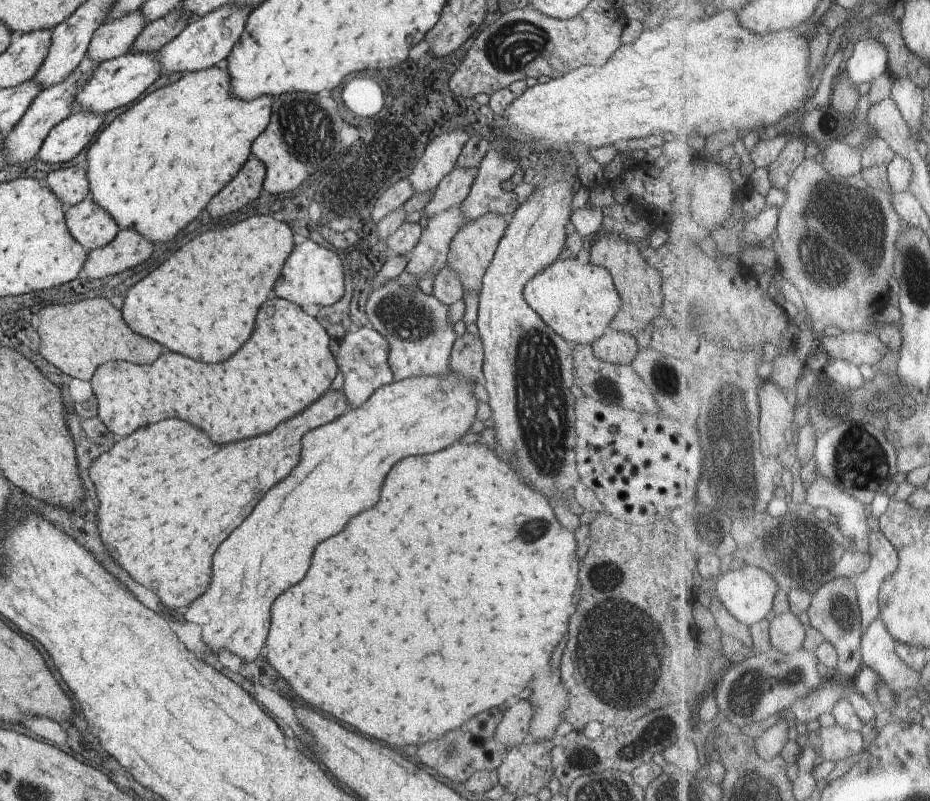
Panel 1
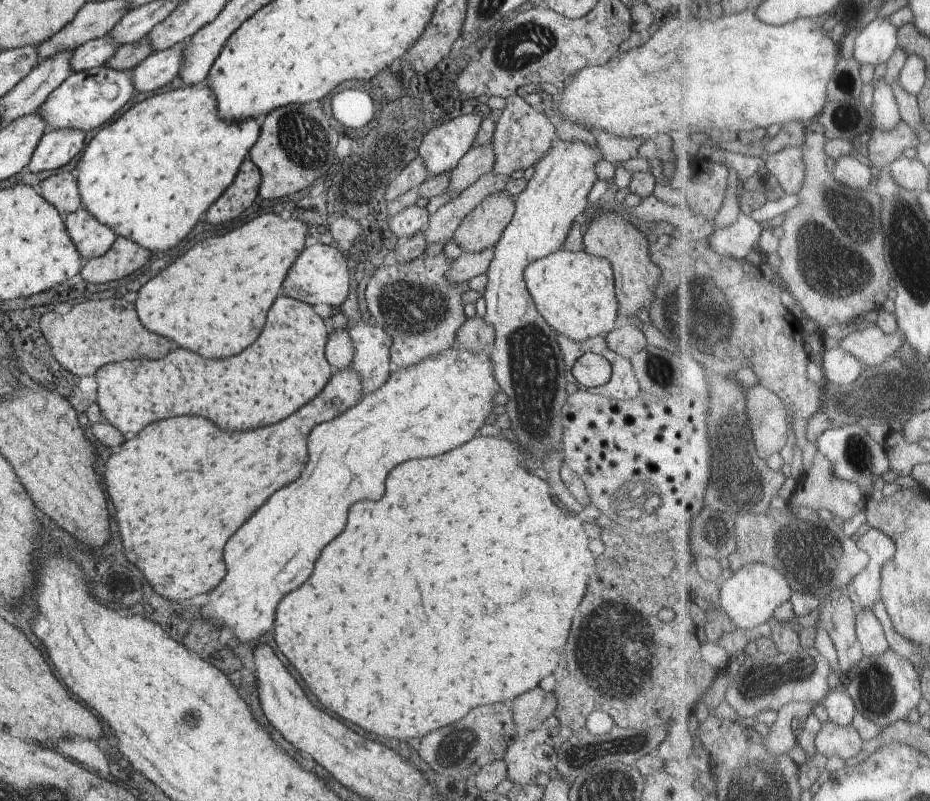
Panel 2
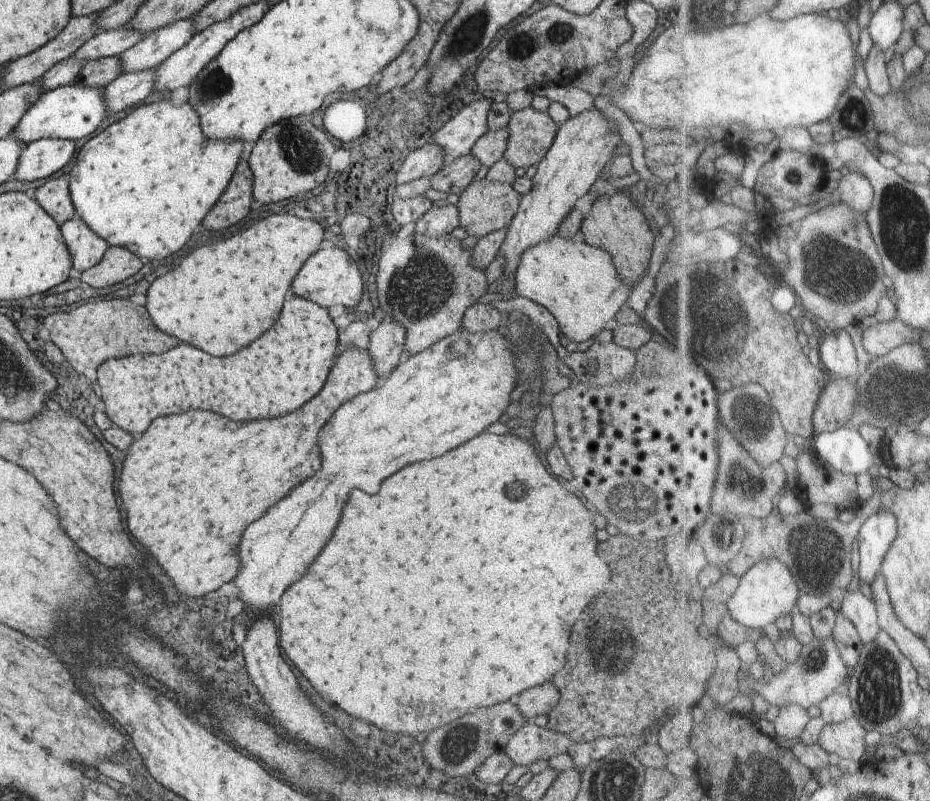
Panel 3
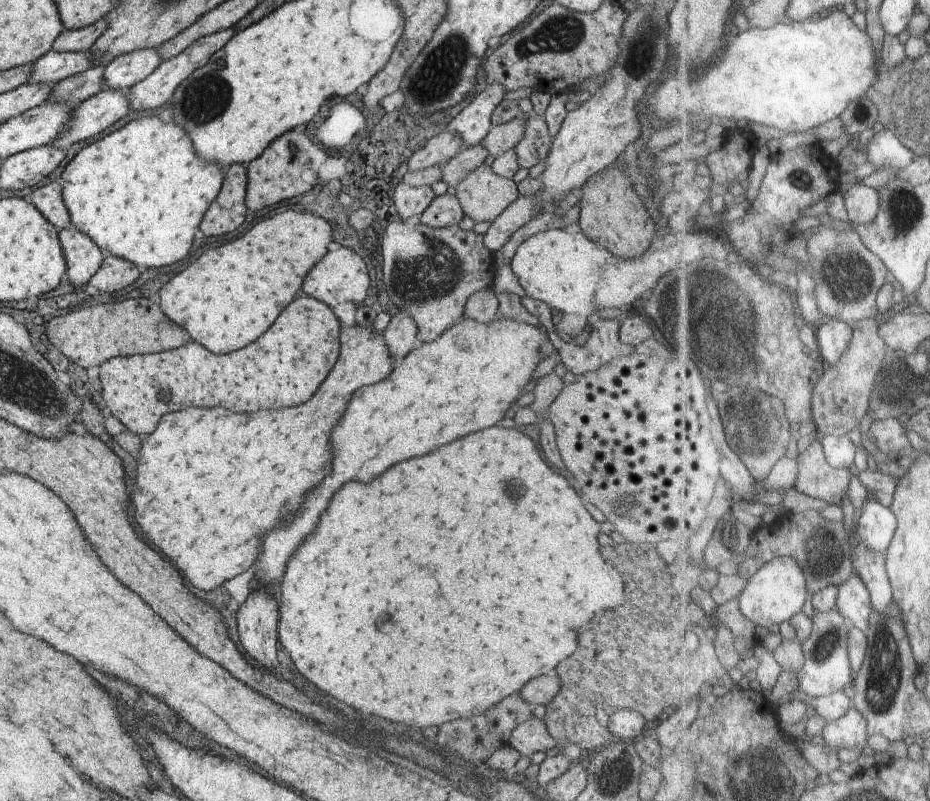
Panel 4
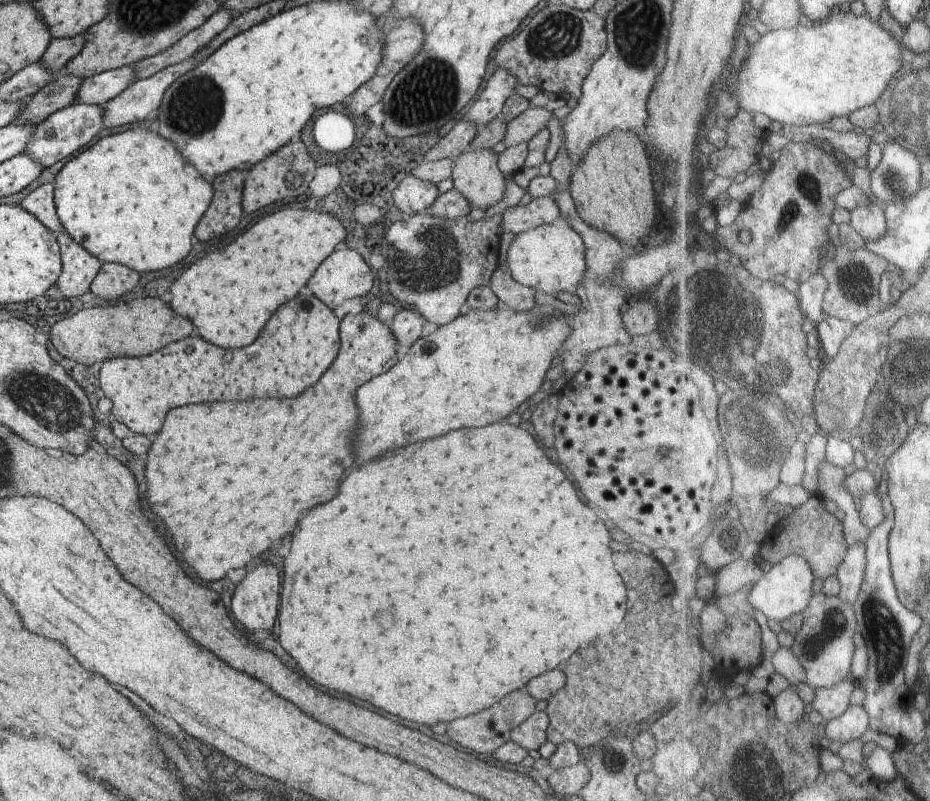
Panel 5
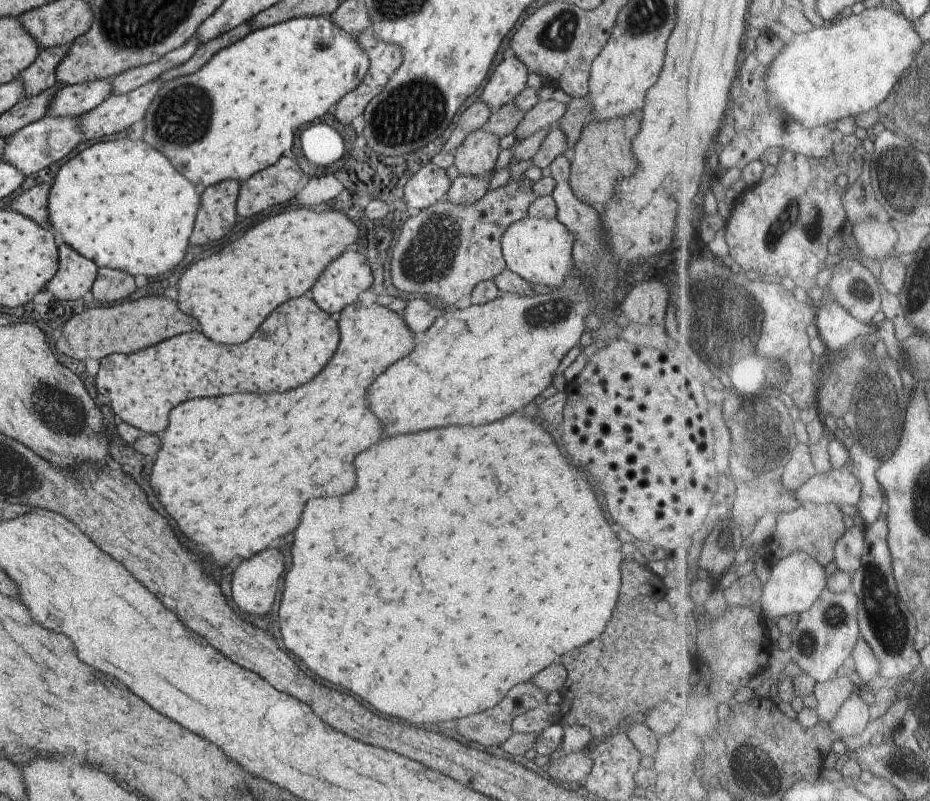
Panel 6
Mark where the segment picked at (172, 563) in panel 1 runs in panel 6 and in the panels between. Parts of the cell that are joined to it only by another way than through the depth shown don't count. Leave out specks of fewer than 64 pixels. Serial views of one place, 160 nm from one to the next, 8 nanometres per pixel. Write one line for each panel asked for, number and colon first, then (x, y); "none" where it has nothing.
2: (181, 487)
3: (191, 483)
4: (209, 483)
5: (211, 468)
6: (234, 472)

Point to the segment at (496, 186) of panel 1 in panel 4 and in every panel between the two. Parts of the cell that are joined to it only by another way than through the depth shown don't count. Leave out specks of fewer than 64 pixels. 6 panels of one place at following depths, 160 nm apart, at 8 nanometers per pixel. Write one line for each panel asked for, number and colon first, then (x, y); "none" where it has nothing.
2: (521, 136)
3: (529, 133)
4: (533, 147)

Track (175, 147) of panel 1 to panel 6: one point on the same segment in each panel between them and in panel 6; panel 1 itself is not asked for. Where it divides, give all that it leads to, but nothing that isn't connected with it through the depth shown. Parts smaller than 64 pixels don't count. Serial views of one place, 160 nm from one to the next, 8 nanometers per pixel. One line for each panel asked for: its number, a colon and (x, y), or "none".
2: (149, 175)
3: (143, 184)
4: (139, 193)
5: (131, 199)
6: (118, 203)

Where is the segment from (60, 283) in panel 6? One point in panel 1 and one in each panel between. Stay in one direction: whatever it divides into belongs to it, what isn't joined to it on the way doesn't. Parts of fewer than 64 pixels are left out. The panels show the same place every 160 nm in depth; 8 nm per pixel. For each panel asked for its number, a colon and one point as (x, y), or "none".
1: (87, 222)
2: (91, 238)
3: (86, 249)
4: (82, 258)
5: (78, 266)

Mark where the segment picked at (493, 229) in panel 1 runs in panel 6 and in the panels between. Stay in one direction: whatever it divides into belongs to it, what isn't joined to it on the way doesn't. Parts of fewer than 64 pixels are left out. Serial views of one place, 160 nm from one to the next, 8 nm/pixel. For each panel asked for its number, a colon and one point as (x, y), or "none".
2: (481, 228)
3: (484, 206)
4: (482, 195)
5: (475, 175)
6: (476, 156)

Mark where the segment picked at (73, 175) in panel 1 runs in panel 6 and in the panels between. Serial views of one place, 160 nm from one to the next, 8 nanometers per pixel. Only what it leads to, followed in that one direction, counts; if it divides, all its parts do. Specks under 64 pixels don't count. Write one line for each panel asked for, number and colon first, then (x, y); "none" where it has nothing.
2: (60, 190)
3: (52, 197)
4: (48, 200)
5: (39, 202)
6: (32, 203)

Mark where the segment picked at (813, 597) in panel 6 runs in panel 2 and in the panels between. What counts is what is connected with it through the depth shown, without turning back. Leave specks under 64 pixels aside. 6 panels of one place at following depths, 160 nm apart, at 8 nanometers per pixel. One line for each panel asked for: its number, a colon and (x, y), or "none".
2: (751, 598)
3: (769, 591)
4: (776, 593)
5: (787, 590)

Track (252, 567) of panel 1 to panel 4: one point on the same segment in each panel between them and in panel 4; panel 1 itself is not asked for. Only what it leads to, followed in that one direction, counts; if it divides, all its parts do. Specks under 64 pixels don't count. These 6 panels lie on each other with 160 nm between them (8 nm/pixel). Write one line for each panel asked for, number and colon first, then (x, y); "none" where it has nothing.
2: (422, 410)
3: (432, 401)
4: (464, 380)

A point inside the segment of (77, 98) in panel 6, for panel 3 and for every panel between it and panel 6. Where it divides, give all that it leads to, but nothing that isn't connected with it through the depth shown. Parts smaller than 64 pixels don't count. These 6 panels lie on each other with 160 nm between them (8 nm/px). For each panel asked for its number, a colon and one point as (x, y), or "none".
3: (154, 48)
4: (126, 70)
5: (98, 89)

